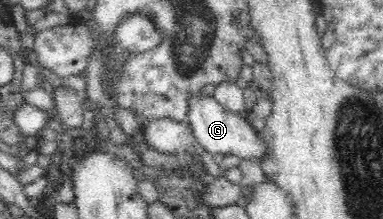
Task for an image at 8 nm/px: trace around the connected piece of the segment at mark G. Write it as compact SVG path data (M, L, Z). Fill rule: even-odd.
M200 90L191 92L191 96L187 98L186 120L198 144L213 155L217 152L235 154L240 158L253 158L253 160L259 161L259 158L263 158L263 154L267 152L267 145L265 145L261 133L253 129L242 114L227 110L215 100L214 96L203 94Z

